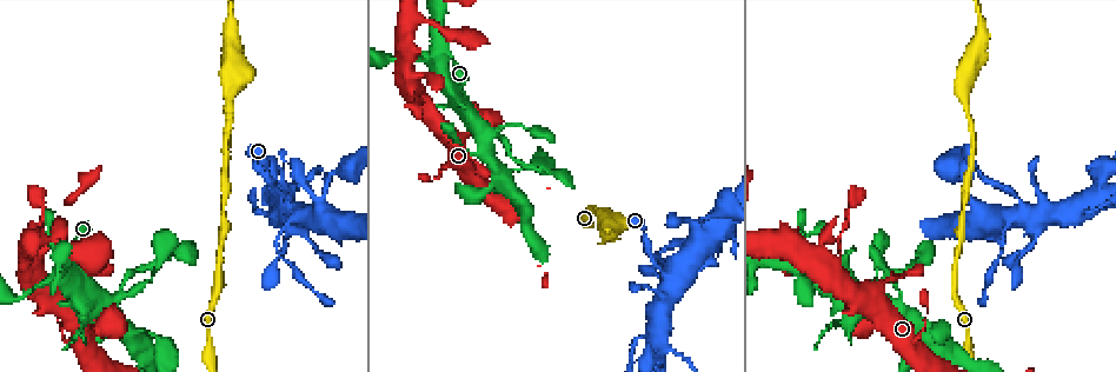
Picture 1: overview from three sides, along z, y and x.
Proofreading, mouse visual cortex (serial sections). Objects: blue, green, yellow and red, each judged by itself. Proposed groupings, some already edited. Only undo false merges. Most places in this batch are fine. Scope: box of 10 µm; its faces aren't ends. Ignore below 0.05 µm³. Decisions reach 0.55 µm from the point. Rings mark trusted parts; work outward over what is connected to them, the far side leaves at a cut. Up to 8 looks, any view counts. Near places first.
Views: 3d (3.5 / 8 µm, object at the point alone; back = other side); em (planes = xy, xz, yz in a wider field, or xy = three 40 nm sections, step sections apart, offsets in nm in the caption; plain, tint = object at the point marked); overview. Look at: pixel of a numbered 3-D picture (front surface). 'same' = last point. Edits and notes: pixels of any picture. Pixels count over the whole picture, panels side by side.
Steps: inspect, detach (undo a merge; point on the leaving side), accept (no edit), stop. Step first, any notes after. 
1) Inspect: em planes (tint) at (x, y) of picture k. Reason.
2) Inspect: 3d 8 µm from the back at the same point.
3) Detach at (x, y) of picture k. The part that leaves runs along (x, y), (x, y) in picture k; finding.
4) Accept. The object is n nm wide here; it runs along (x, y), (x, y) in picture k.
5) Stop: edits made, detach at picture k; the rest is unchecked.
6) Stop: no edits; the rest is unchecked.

Inspect: 3d 3.5 µm at (128, 329) of picture 1. Small branch off a trunk.

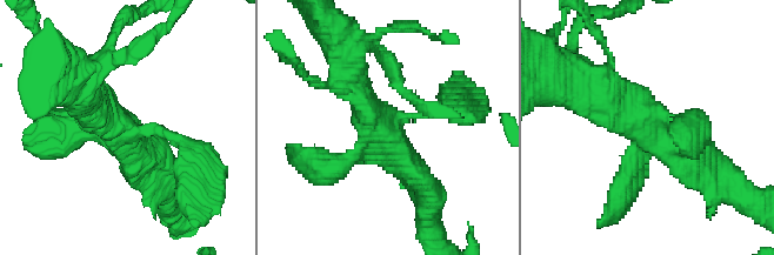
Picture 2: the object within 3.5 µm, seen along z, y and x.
Inspect: em xy step 5 (tint) at (118, 123) of picture 2. 4 arms meet here; the arms are 150, 300, 400, 450 nm wide; need the tissue.

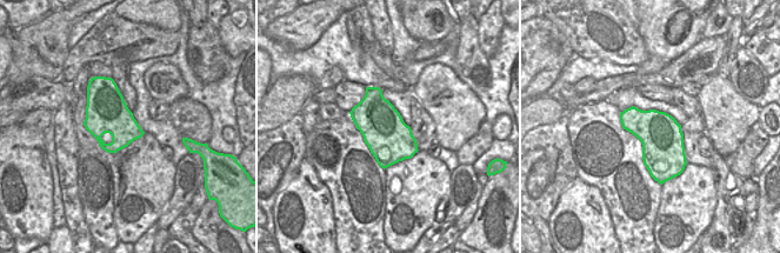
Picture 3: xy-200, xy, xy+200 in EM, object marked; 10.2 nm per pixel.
Accept. It runs along (347, 73), (368, 118), (426, 185) in picture 2; one cell here.

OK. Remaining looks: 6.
Inspect: 3d 3.5 µm at (917, 256) of picture 1. Abrupt turn.

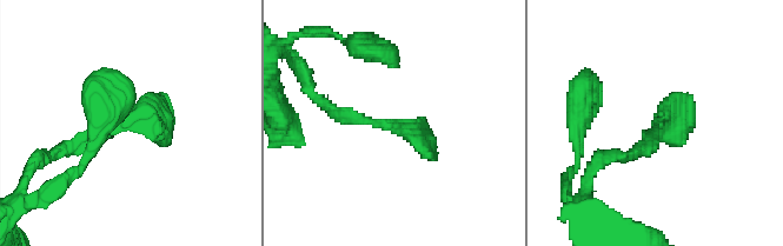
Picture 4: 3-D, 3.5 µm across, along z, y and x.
Inspect: em xy step 2 (tint) at (130, 122) of picture 4. Now the EM.

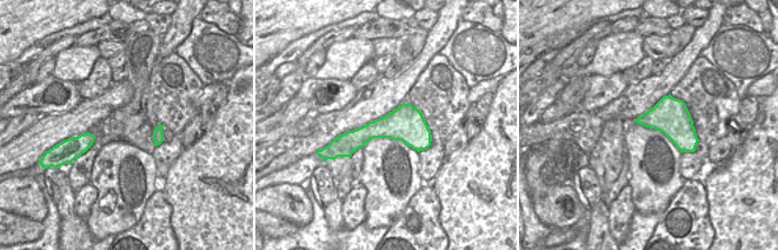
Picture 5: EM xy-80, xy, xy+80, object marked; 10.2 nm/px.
Accept. It runs along (327, 105), (432, 147) in picture 4; continuous, no second cell.

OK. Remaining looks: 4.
Inspect: 3d 3.5 µm at (674, 278) of picture 1. Looks like a crossing.

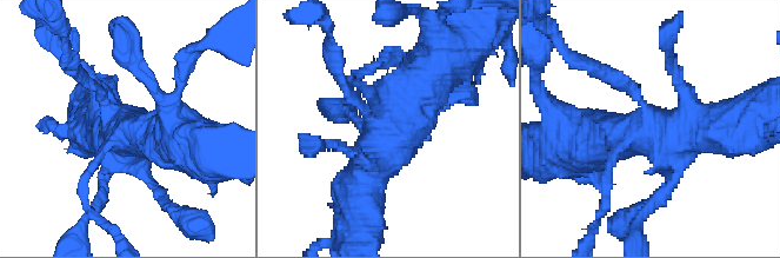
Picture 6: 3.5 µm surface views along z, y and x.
Inspect: em xy step 1 (tint) at (388, 127) of picture 6.

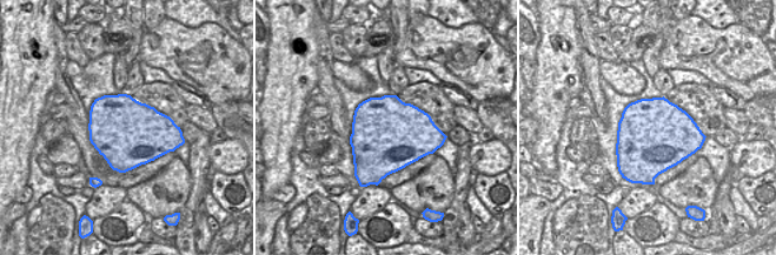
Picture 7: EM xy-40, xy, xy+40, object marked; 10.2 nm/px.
Accept. It runs along (82, 75), (130, 133), (170, 137) in picture 6; all the same cell.

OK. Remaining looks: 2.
Stop: no edits; the rest is unchecked.

